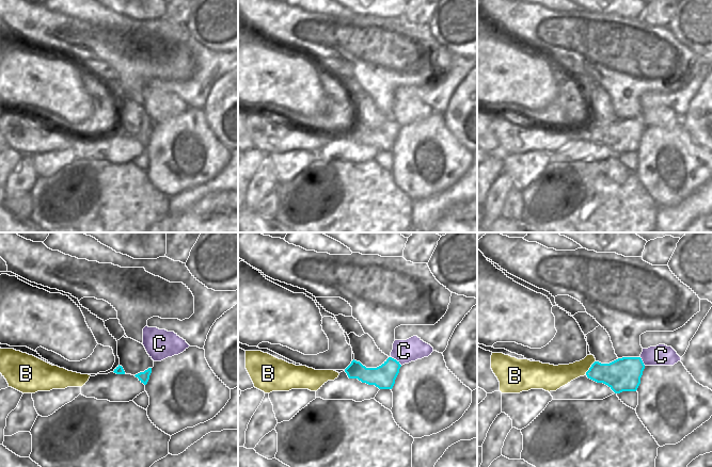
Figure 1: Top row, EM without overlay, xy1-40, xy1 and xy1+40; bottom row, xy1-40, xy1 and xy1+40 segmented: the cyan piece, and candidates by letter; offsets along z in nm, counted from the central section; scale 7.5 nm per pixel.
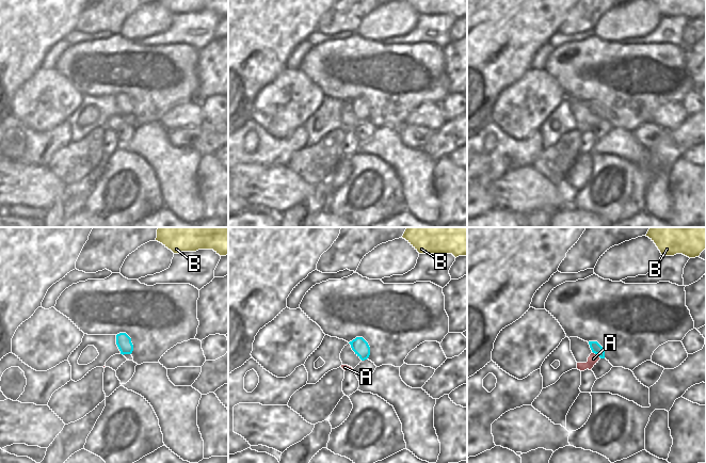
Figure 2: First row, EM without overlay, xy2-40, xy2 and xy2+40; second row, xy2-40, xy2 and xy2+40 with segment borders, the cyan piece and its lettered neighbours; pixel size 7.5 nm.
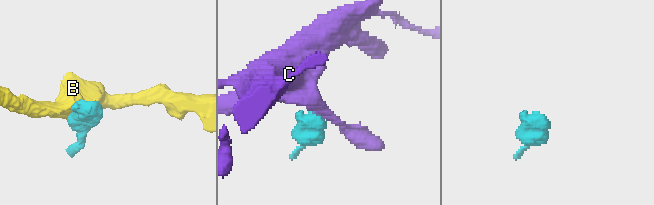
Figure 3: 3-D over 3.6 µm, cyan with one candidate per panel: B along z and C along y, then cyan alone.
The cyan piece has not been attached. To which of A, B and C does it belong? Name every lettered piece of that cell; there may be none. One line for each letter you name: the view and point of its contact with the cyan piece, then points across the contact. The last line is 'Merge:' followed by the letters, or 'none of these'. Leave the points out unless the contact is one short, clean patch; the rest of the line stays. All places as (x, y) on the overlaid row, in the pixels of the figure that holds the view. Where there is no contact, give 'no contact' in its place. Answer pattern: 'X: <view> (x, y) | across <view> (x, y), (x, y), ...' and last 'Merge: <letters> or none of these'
A: xy2+40 (596, 353) | across xy2+40 (595, 347), (596, 353), (593, 358)
Merge: A

